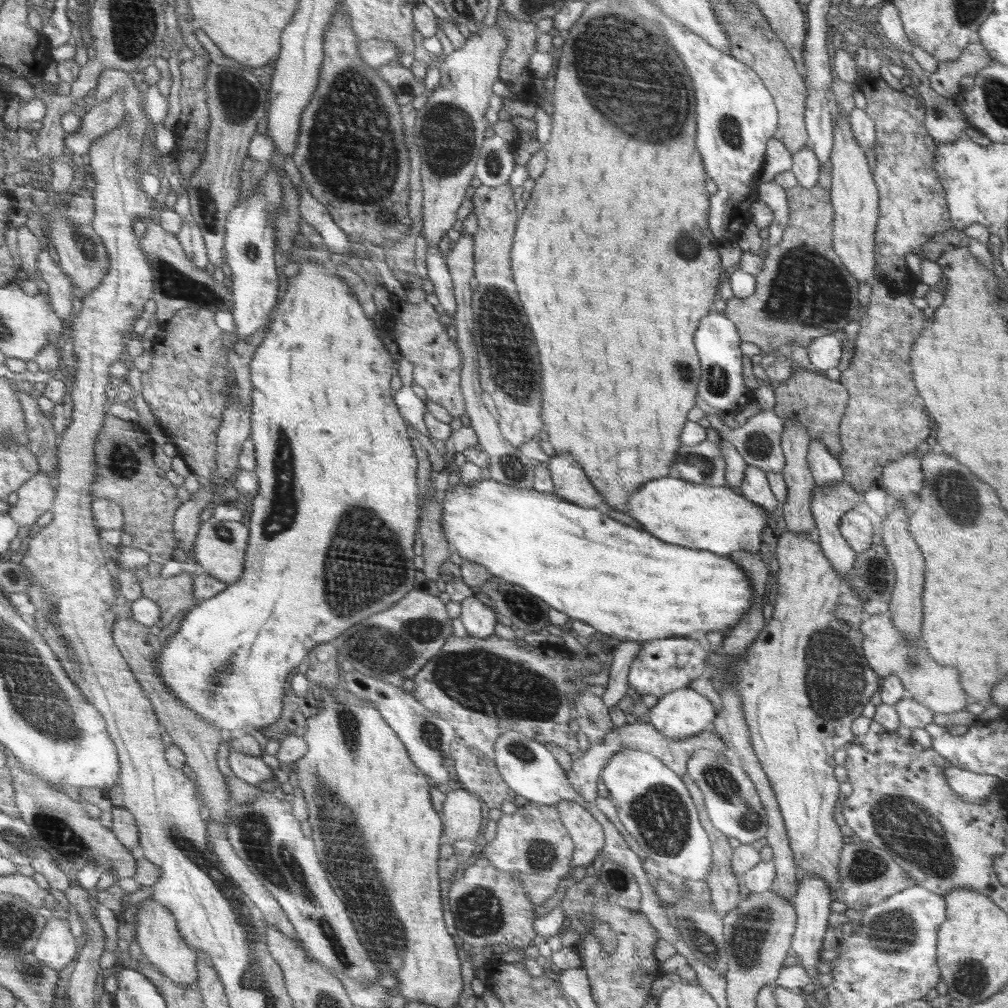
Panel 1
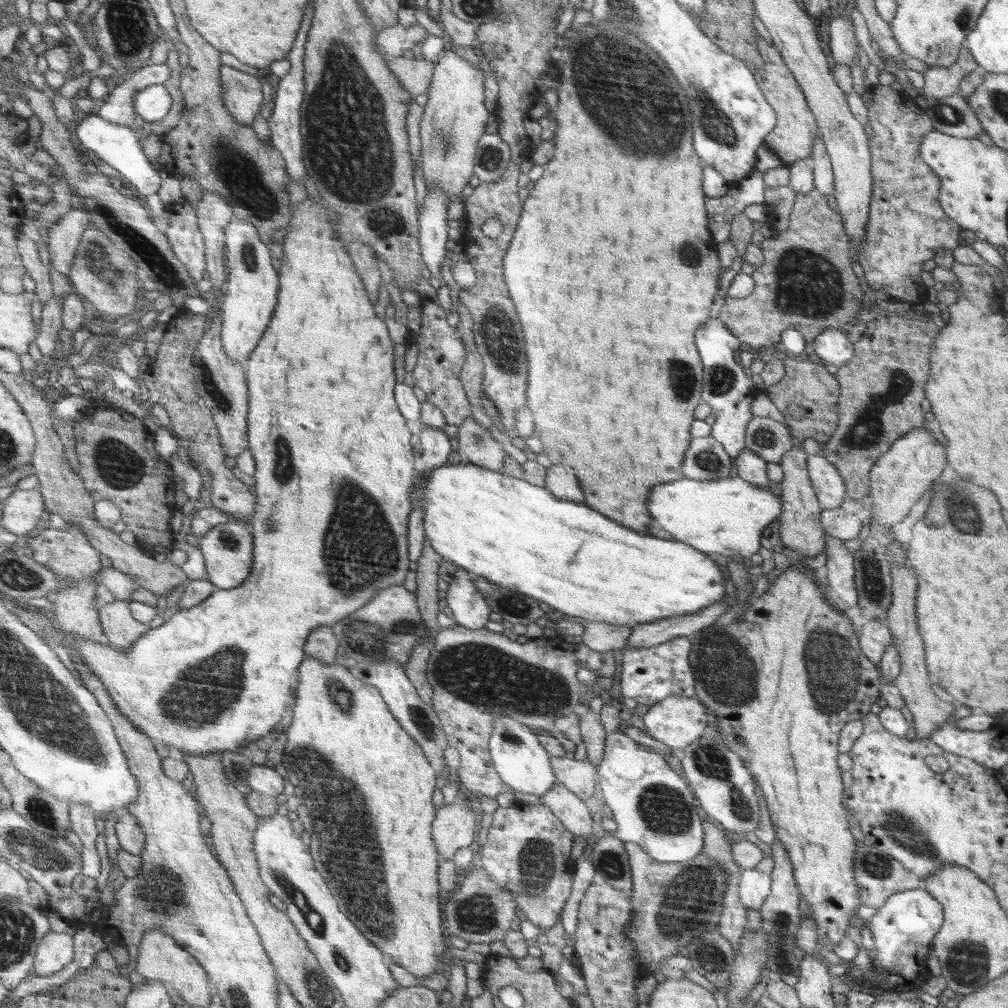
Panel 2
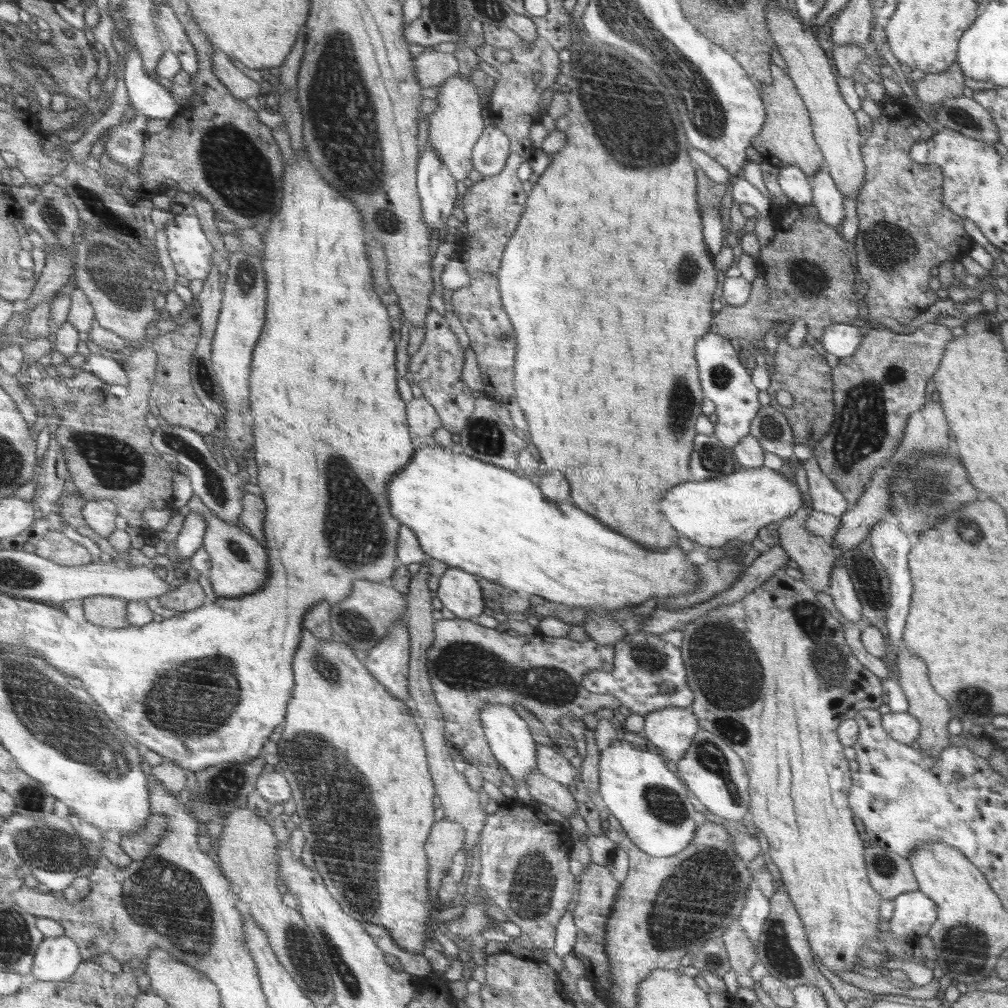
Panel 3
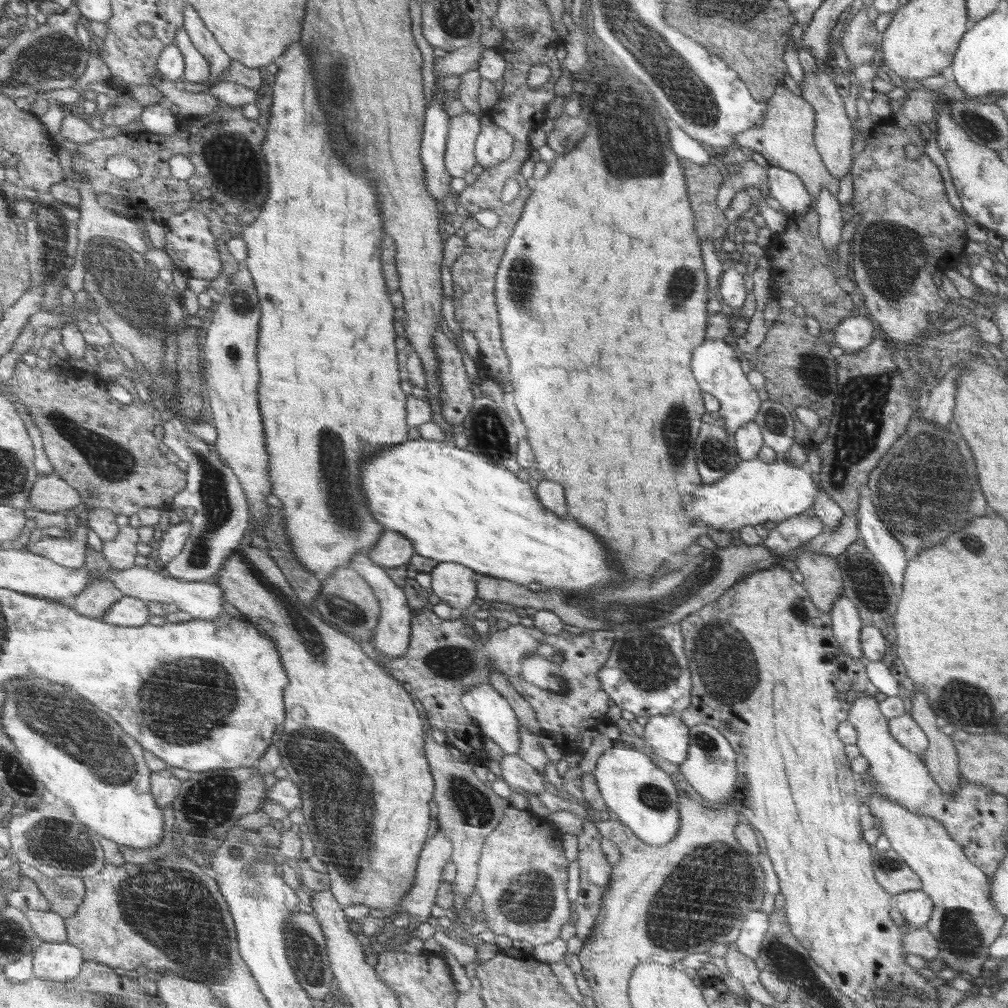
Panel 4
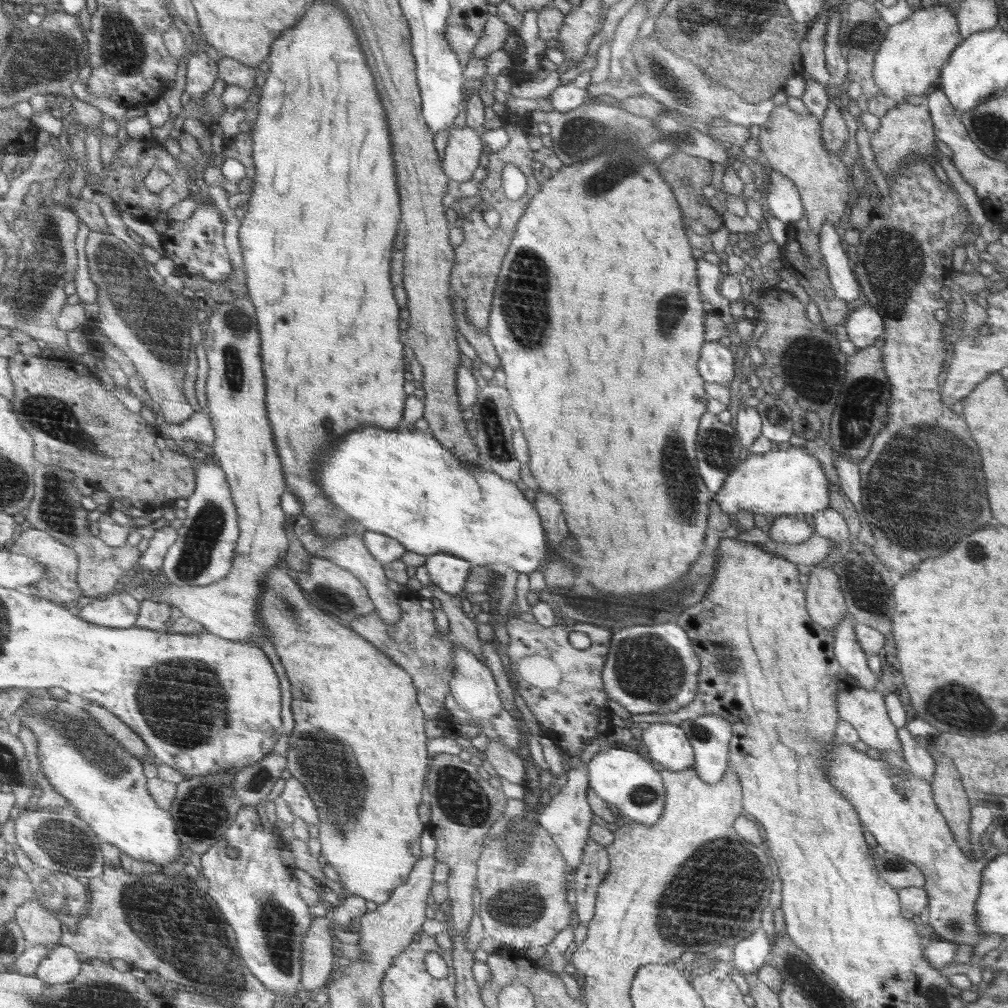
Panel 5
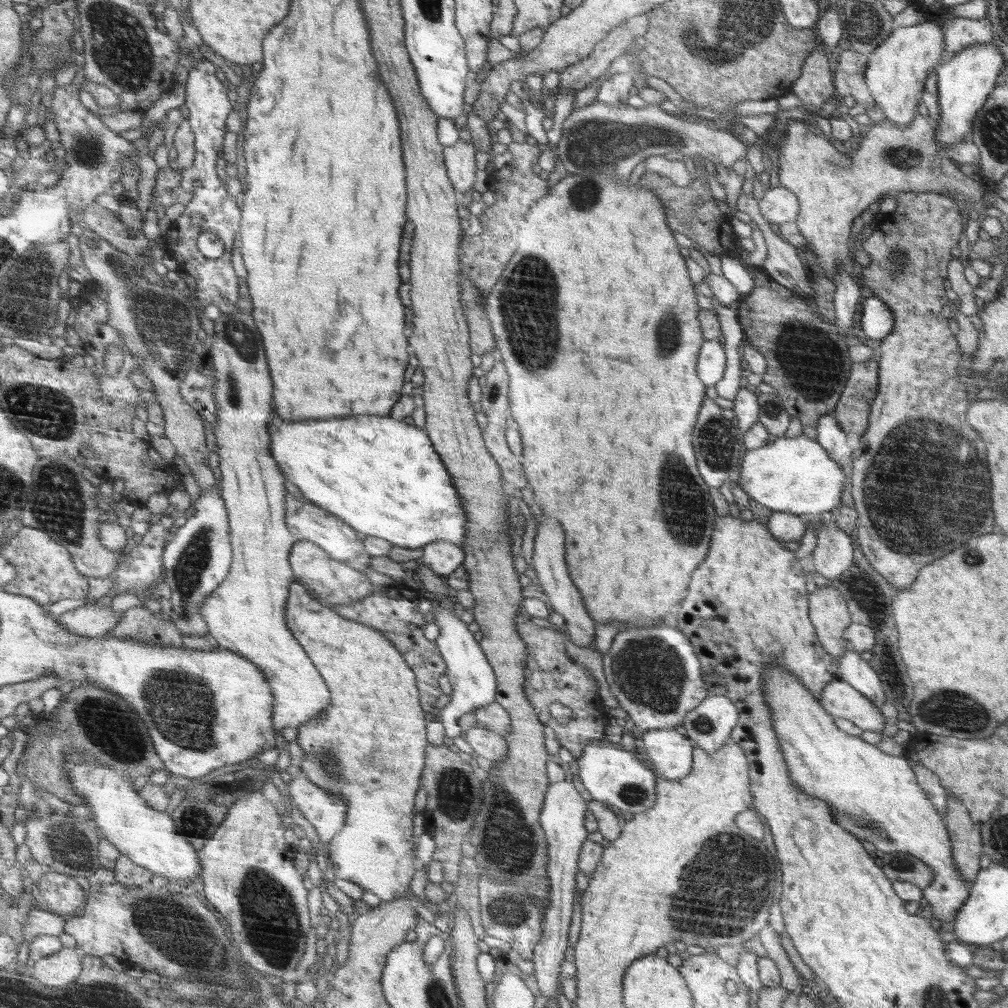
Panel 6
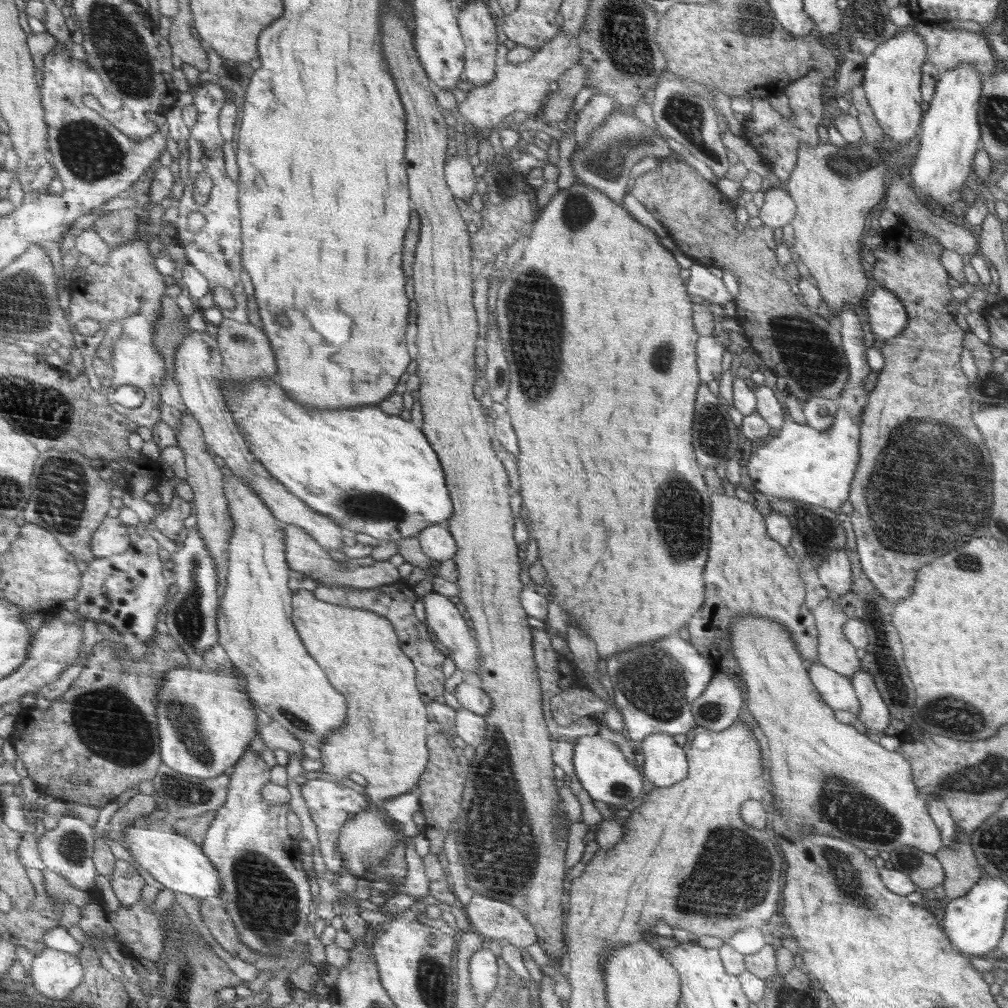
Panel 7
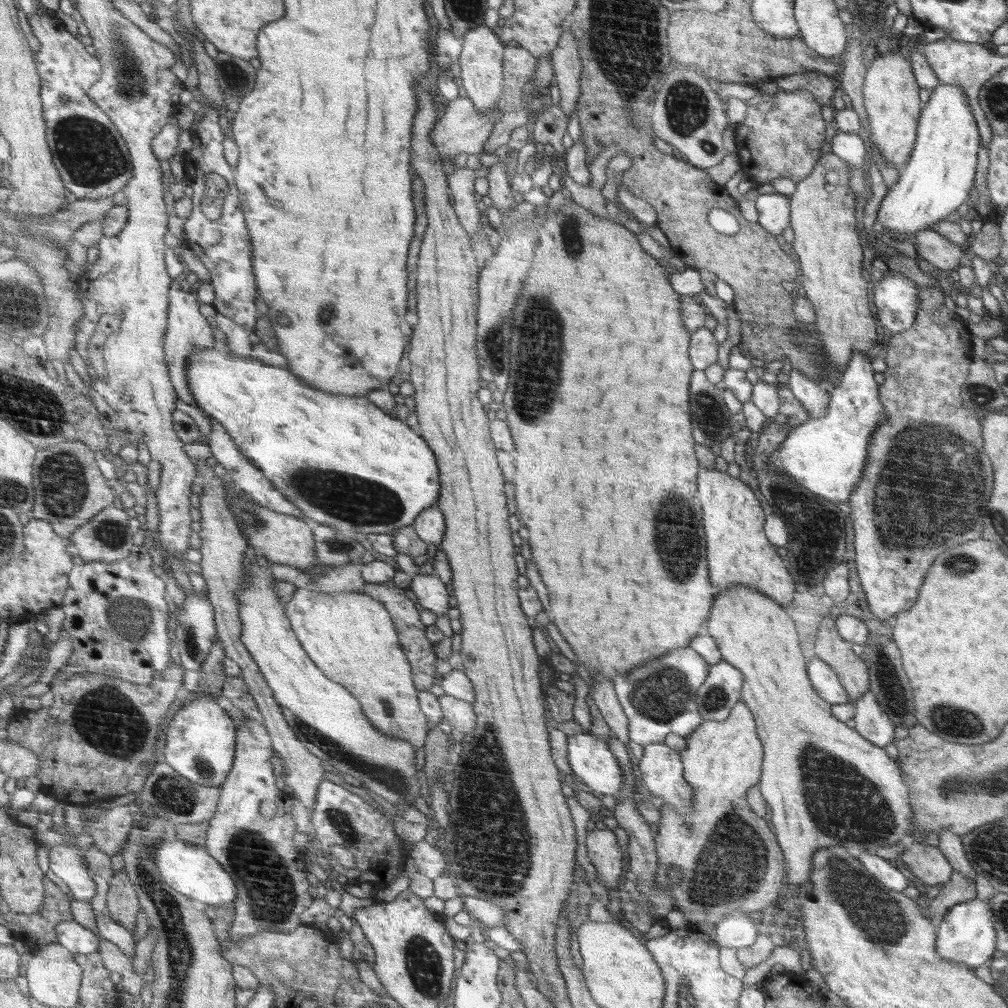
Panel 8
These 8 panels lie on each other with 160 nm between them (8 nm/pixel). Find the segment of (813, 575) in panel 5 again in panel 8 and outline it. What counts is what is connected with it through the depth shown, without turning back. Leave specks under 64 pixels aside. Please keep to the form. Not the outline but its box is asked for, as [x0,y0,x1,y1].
[812,613,870,704]

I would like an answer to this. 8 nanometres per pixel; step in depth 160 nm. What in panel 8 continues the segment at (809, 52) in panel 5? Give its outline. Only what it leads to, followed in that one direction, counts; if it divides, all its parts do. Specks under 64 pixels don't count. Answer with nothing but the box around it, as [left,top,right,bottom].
[734,89,826,185]

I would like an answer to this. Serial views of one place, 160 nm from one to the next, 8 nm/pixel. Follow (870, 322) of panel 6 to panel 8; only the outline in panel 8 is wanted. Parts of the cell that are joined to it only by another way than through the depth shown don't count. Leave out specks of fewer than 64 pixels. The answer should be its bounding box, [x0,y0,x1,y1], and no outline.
[874,273,922,334]

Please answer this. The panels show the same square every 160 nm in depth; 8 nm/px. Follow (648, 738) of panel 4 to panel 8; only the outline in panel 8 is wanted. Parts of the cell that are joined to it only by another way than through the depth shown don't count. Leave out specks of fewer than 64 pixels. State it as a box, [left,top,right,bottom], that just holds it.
[635,743,693,816]

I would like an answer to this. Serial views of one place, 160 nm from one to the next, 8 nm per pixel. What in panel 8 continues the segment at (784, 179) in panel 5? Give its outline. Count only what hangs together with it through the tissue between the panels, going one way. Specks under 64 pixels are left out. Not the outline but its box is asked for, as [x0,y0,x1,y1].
[755,193,791,235]

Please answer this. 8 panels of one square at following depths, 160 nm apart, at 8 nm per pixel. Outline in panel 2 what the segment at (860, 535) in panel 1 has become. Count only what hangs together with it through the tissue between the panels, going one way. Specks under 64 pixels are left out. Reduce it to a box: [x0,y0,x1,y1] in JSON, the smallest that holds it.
[821,507,862,540]

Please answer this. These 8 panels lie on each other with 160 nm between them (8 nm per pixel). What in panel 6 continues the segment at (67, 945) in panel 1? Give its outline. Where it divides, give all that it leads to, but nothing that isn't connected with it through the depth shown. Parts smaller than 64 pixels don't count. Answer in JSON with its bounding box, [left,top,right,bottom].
[31,948,84,987]

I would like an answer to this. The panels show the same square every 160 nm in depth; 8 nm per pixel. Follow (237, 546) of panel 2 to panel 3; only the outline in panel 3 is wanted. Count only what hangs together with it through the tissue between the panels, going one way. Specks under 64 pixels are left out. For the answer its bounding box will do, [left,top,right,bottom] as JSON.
[187,495,269,598]

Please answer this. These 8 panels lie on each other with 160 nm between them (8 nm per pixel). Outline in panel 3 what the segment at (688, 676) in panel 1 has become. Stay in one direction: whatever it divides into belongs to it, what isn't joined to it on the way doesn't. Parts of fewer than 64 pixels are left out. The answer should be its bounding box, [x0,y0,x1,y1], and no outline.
[581,630,696,716]

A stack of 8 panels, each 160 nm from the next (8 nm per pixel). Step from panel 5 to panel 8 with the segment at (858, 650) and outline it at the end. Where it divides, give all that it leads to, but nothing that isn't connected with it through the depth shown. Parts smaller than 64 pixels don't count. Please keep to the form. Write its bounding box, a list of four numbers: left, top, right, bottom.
[854,691,895,748]

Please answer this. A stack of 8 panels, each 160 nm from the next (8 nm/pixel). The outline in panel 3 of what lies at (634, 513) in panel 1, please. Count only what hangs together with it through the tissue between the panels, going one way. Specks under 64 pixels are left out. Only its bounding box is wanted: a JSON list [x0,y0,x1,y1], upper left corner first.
[660,468,803,550]

